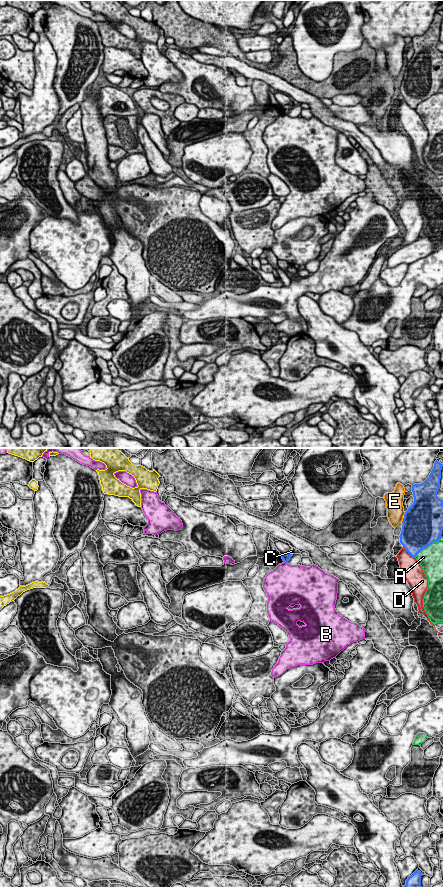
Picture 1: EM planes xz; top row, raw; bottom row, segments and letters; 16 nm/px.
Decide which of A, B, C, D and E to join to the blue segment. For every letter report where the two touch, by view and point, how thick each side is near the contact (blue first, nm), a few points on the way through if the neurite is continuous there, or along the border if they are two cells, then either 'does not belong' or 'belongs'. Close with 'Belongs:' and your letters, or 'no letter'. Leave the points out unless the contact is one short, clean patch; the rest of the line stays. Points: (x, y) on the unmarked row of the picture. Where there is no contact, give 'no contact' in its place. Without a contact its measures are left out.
A: meets blue in xz at (427, 98); 500 nm thick on the blue side, 380 nm on the other; does not belong
B: meets blue in xz at (286, 114); 130 nm thick on the blue side, 440 nm on the other; does not belong
C: meets blue in xz at (291, 106); 130 nm thick on the blue side, 60 nm on the other; belongs
D: meets blue in xz at (408, 104); 440 nm thick on the blue side, 320 nm on the other; does not belong
E: meets blue in xz at (404, 66); 480 nm thick on the blue side, 280 nm on the other; does not belong
Belongs: C

